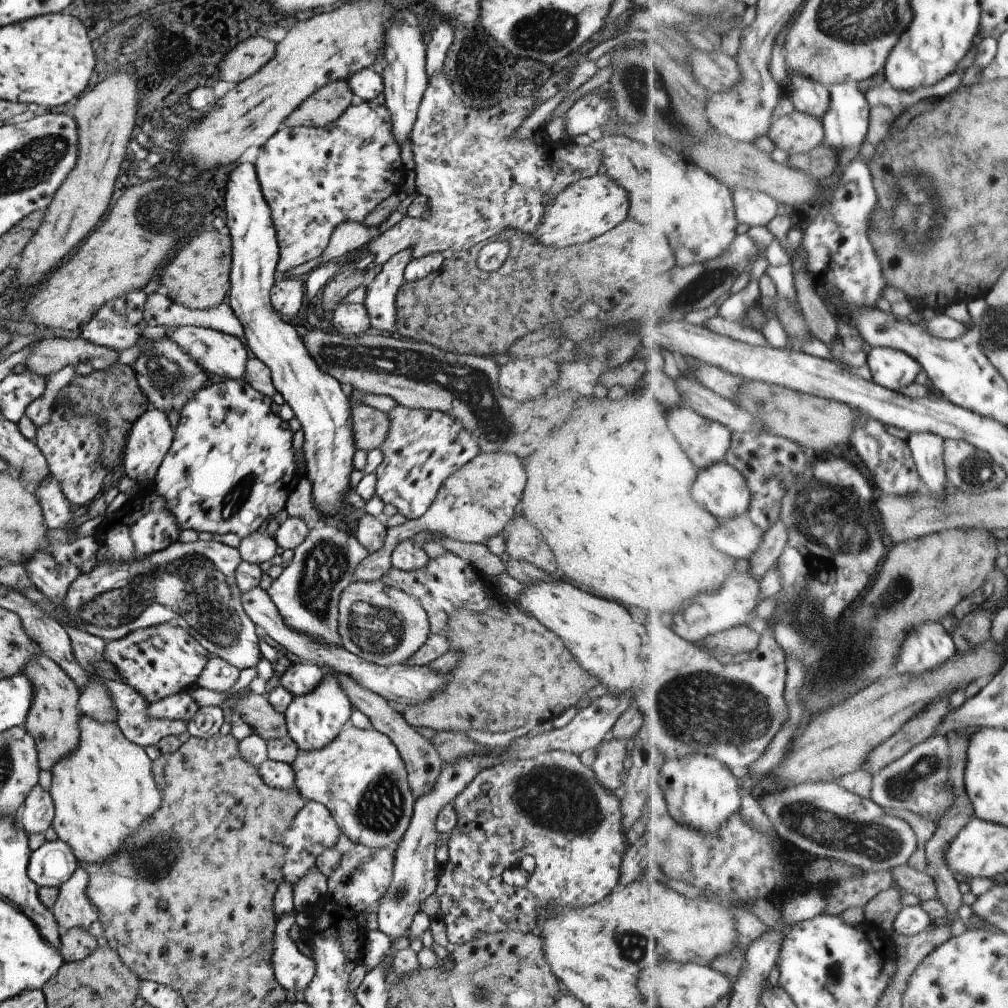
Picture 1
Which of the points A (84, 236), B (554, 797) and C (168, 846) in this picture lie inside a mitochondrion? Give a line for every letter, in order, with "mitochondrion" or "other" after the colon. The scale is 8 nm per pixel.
A: other
B: mitochondrion
C: mitochondrion

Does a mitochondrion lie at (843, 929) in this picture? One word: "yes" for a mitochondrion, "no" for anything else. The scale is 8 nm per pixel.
no

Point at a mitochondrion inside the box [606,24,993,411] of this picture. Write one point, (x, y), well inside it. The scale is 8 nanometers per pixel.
(907, 193)

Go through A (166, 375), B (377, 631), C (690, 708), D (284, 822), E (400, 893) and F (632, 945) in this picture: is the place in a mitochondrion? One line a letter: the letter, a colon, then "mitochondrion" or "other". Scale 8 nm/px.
A: mitochondrion
B: mitochondrion
C: mitochondrion
D: other
E: mitochondrion
F: mitochondrion

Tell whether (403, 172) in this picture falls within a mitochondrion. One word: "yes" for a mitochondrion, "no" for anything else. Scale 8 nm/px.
no

